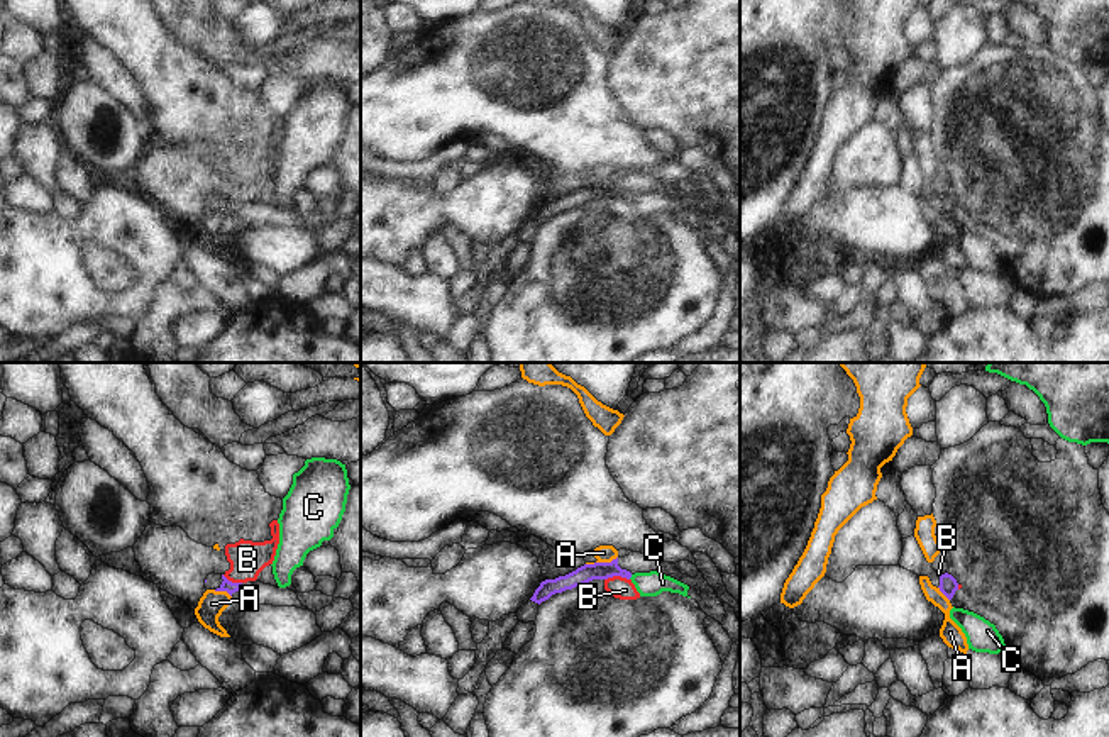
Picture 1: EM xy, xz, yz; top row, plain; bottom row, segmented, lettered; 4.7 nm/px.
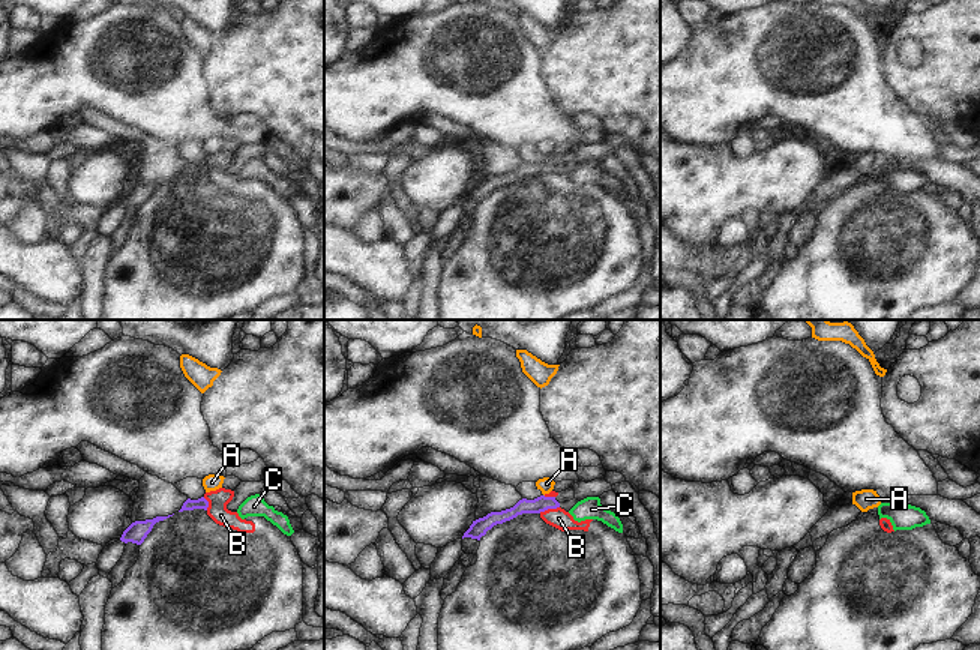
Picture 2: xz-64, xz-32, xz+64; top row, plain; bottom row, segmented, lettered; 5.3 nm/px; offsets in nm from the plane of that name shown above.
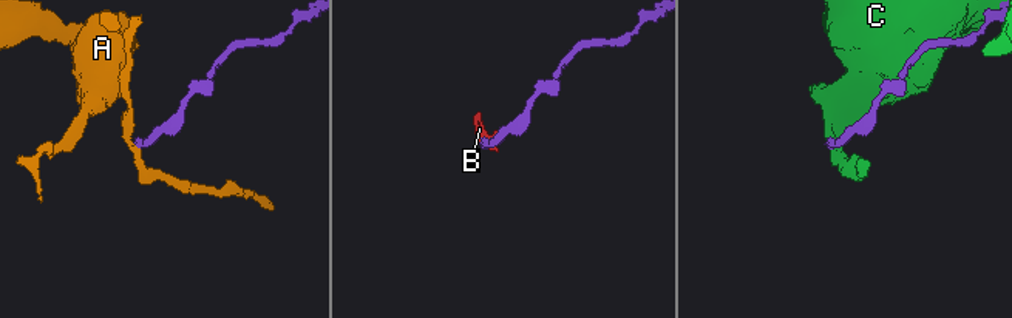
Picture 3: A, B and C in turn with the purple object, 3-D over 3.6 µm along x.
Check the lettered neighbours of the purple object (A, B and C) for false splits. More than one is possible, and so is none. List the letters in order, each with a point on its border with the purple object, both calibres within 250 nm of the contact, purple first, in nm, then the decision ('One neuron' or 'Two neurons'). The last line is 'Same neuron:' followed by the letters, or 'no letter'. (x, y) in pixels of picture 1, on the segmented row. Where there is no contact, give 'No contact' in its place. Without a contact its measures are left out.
A: Touches purple at xz (601, 563). Thickness 90 nm (purple) against 80 nm. Two neurons
B: Touches purple at xz (617, 575). Thickness 90 nm (purple) against 100 nm. Two neurons
C: Touches purple at xz (630, 576). Thickness 90 nm (purple) against 120 nm. Two neurons
Same neuron: no letter.

